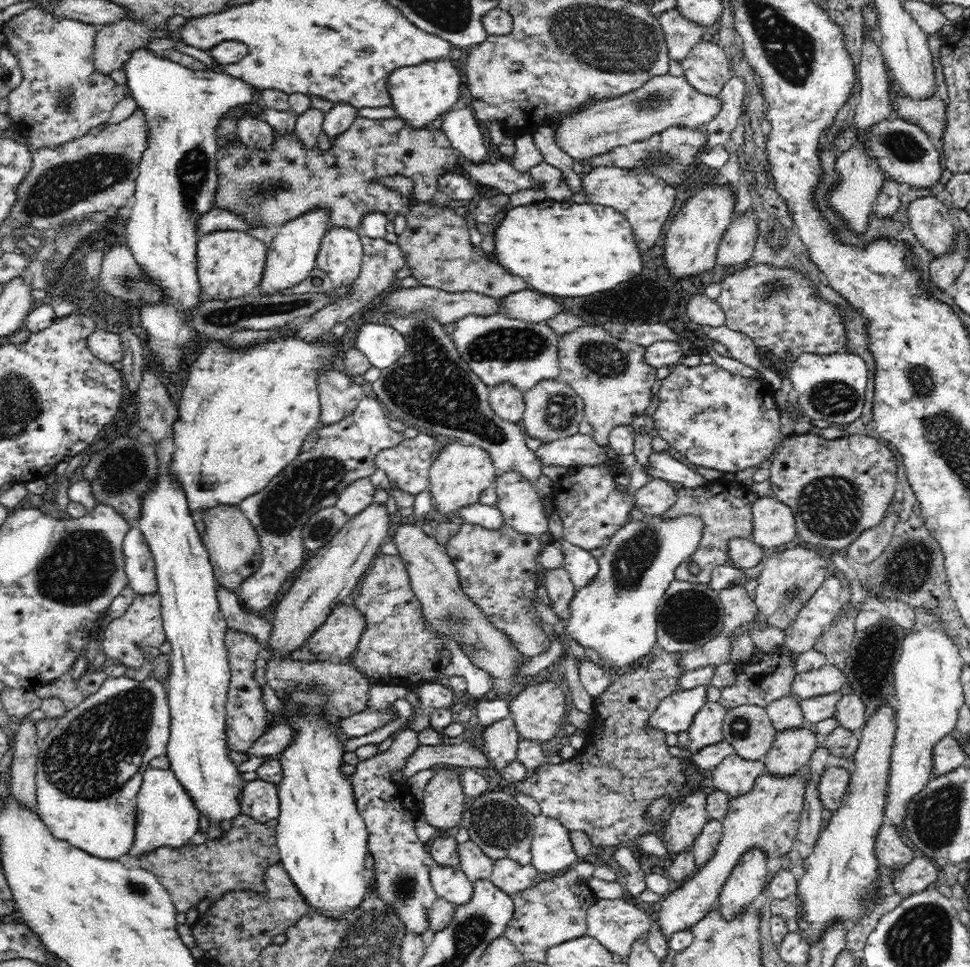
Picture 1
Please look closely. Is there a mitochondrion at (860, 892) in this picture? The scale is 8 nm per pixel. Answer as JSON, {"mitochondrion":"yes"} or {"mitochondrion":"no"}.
{"mitochondrion":"yes"}

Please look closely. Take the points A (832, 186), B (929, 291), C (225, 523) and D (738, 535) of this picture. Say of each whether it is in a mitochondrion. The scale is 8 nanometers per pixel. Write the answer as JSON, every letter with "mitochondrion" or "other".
{"A":"other","B":"other","C":"other","D":"other"}

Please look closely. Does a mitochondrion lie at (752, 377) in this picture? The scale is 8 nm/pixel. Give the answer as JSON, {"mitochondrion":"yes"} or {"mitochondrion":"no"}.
{"mitochondrion":"no"}

